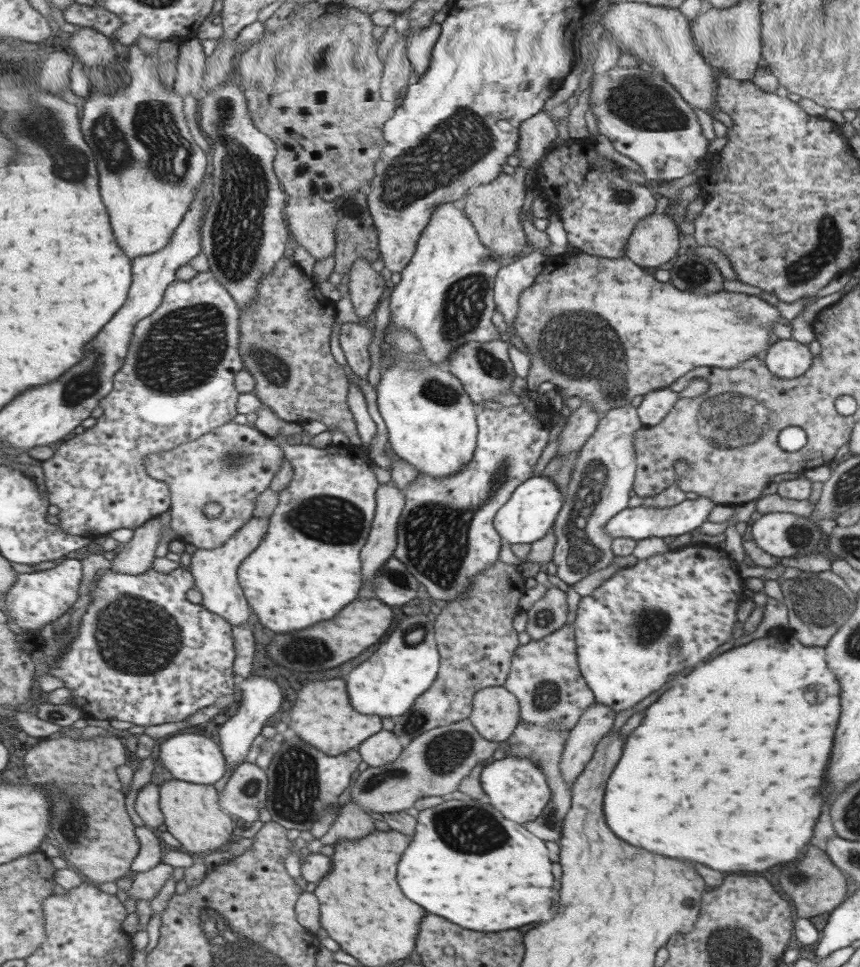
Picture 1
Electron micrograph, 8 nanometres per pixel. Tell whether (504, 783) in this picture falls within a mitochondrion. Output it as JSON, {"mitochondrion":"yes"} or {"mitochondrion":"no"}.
{"mitochondrion":"no"}

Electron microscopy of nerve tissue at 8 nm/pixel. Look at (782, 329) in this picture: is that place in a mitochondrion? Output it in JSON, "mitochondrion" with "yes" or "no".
{"mitochondrion":"no"}

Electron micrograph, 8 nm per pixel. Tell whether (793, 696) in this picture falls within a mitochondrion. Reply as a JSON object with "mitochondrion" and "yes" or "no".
{"mitochondrion":"no"}

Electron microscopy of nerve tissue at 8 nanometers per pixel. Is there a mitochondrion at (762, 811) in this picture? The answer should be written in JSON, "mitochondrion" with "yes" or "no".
{"mitochondrion":"no"}

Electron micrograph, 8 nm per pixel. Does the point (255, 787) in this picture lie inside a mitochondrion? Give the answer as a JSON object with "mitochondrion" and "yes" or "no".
{"mitochondrion":"yes"}

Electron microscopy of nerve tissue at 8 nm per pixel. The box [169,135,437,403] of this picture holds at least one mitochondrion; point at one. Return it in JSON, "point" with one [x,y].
{"point":[271,366]}

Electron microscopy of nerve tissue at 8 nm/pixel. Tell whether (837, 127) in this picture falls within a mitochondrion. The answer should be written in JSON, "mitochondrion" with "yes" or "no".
{"mitochondrion":"no"}

